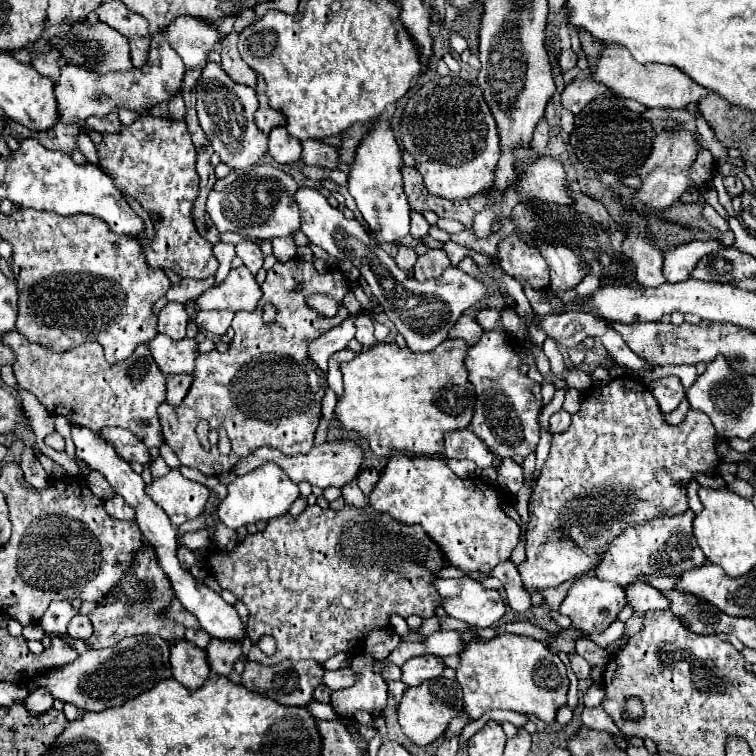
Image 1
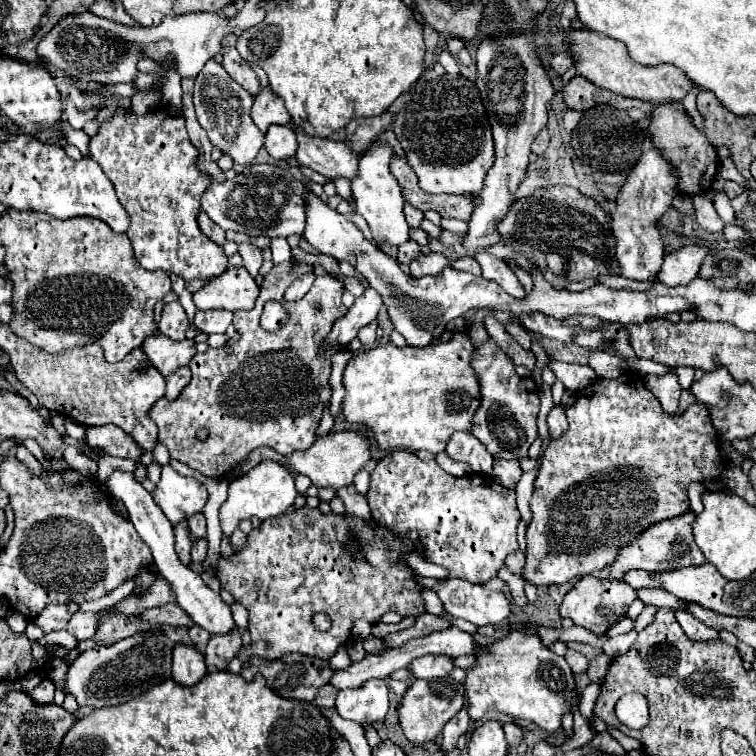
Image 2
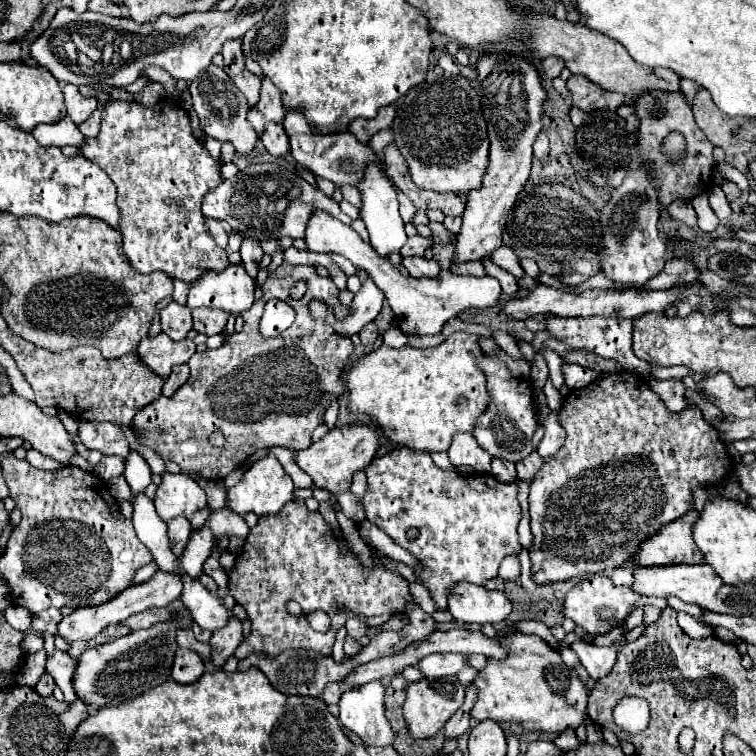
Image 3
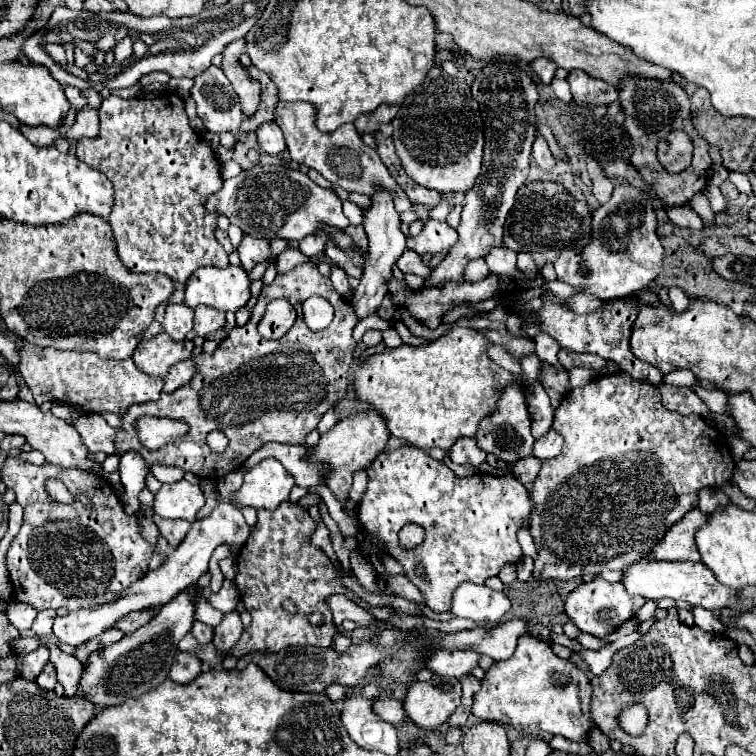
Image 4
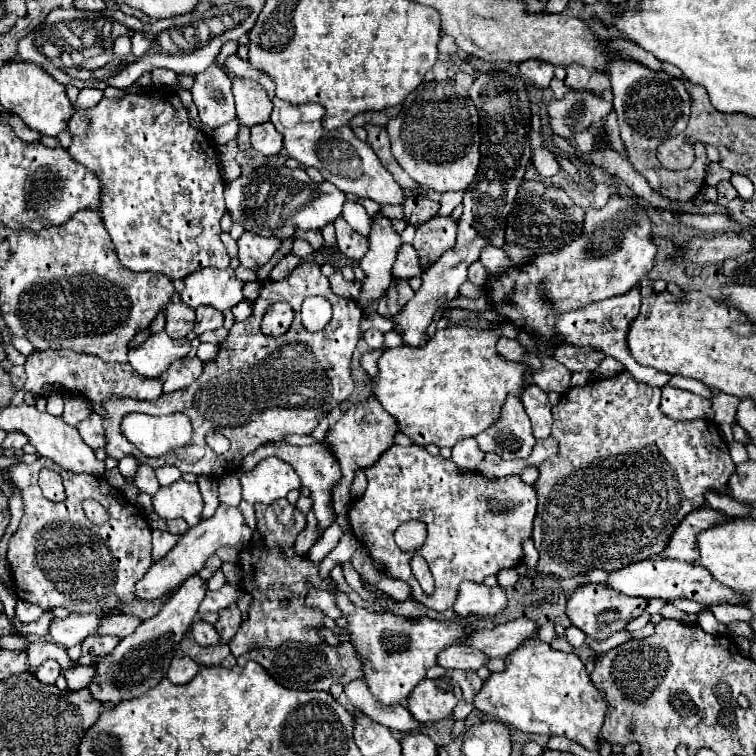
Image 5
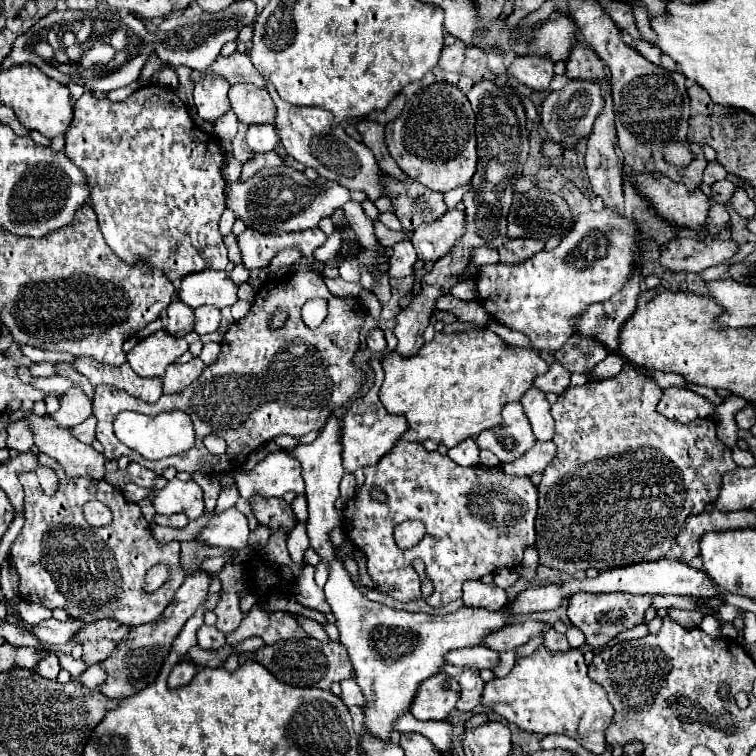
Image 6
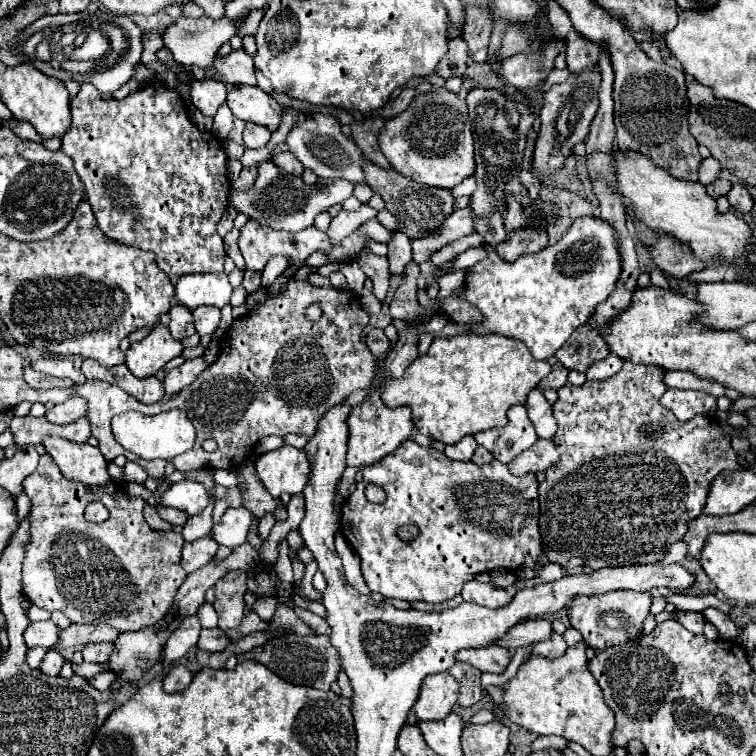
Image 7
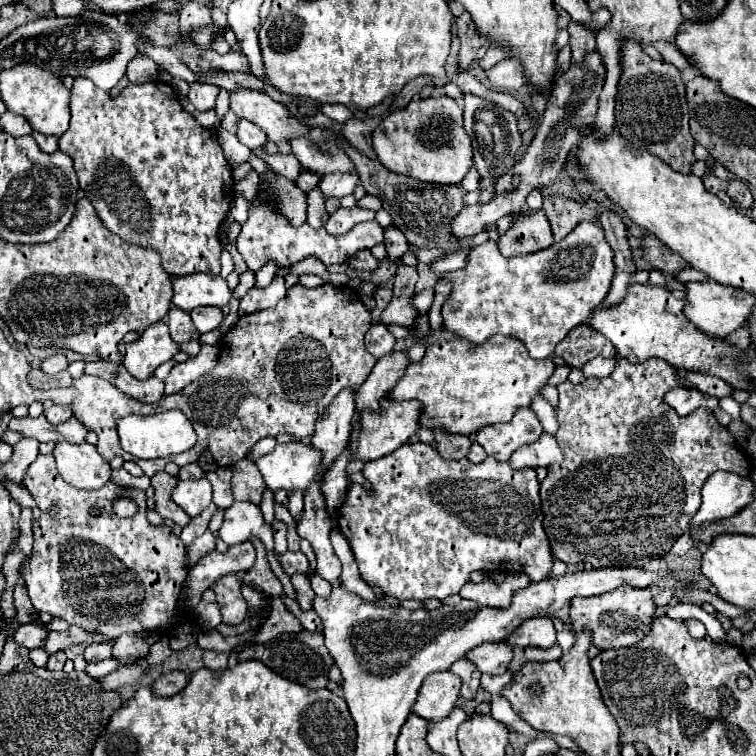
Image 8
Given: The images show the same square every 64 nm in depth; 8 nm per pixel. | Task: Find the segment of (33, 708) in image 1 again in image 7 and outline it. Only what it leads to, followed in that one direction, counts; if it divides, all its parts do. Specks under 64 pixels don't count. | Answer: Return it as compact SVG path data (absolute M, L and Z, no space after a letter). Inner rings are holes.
M48 650L44 662L40 664L40 670L50 674L50 676L56 676L56 674L60 674L62 666L64 666L64 656L60 652L56 652L56 650Z

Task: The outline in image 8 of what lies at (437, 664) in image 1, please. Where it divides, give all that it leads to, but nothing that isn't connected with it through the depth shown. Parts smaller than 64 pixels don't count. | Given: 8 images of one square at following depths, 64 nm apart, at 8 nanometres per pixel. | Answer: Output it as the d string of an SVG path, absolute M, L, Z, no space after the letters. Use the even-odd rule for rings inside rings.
M486 642L486 644L480 644L478 648L470 650L466 654L466 658L472 660L480 672L504 674L506 666L512 660L512 654L514 654L514 646L512 644L506 644L506 642L490 644L490 642Z

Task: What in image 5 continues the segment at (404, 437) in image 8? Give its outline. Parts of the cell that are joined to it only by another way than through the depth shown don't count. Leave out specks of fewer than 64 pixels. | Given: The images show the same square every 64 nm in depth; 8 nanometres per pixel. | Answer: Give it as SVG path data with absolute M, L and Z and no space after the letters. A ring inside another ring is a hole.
M382 346L382 348L378 348L378 350L372 350L370 352L367 352L363 354L361 357L360 363L361 366L373 377L378 376L378 366L377 366L377 360L378 358L383 354L385 347ZM370 396L364 402L352 404L346 414L340 418L340 422L336 422L328 434L326 434L326 442L330 444L332 452L336 454L340 468L342 468L342 480L340 484L334 488L334 510L338 514L346 514L346 508L350 504L350 484L352 484L352 476L358 468L366 468L372 466L394 442L394 436L398 434L398 422L386 412L382 410L382 404L376 400L376 396Z

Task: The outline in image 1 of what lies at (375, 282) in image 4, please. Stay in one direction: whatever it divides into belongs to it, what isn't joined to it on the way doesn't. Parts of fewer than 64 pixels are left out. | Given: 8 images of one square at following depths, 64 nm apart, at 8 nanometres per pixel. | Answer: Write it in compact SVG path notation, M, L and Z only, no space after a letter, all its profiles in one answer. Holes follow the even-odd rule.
M378 118L370 134L360 142L356 150L356 158L348 174L348 192L356 200L356 206L364 216L364 220L368 222L372 234L376 238L382 238L384 242L402 240L404 236L408 236L408 228L410 228L410 206L402 190L402 176L398 174L400 166L402 166L402 156L392 136L390 122ZM360 306L360 310L356 312L356 314L348 314L348 318L342 322L342 324L338 324L336 328L332 328L332 330L328 330L326 334L322 334L320 338L316 338L312 344L310 344L310 348L308 348L308 352L310 352L310 358L318 364L318 368L326 374L328 372L328 358L334 354L334 352L338 352L338 350L344 350L346 346L348 346L348 342L354 338L354 334L356 334L356 318L358 316L368 316L368 318L372 318L374 316L374 312L370 310L370 308L366 308L366 306Z

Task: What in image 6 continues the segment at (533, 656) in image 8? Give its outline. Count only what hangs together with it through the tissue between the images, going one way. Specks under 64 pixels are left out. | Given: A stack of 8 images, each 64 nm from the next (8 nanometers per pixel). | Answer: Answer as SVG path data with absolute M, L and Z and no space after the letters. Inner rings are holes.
M548 628L544 632L544 646L550 652L566 652L566 650L570 650L570 644L568 644L566 636L564 634L558 634L554 628Z

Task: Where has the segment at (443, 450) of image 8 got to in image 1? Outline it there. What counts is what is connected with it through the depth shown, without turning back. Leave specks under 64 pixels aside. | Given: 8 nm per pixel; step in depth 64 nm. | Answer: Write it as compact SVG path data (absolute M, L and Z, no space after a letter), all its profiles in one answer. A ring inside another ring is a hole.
M454 430L446 434L444 456L456 460L472 460L480 470L492 466L492 452L472 430Z

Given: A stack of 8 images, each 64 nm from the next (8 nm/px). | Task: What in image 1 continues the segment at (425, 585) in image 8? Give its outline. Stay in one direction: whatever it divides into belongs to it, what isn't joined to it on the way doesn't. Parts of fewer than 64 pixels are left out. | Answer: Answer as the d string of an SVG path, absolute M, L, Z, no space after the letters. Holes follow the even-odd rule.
M406 454L390 456L388 464L378 472L378 482L368 502L376 512L384 512L402 524L420 524L424 532L432 538L432 542L438 546L446 564L466 574L480 572L488 576L496 564L510 558L512 550L520 542L518 524L504 512L504 504L508 502L508 496L480 476L458 478L442 462L442 458L436 456L406 456Z

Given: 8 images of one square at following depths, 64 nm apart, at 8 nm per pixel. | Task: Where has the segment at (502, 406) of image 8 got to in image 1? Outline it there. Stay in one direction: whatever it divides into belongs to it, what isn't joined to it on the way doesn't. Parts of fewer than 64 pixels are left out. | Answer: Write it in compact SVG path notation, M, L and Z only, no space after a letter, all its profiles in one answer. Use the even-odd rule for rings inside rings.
M454 338L454 340L444 340L440 346L436 346L434 350L430 352L412 352L410 348L398 348L396 344L374 344L370 346L368 350L356 354L354 360L346 362L340 366L342 370L342 378L344 378L344 394L338 398L338 404L336 404L336 416L338 420L342 422L342 426L346 430L358 430L364 438L368 438L370 442L370 448L372 452L378 456L378 458L388 458L392 456L392 452L410 452L410 454L426 454L426 456L438 456L442 454L442 448L444 448L444 434L450 432L450 430L460 430L460 428L468 428L470 426L470 420L474 416L474 402L476 402L476 392L474 392L474 386L472 382L468 380L468 370L466 370L466 352L468 352L468 344L466 340L462 338Z

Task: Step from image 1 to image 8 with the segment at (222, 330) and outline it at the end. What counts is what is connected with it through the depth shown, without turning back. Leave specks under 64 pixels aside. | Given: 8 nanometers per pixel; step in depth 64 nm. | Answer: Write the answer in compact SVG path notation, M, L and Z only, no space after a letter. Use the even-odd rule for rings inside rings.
M202 306L202 308L194 308L190 312L190 316L192 316L194 326L198 328L198 332L204 334L204 332L210 332L210 330L218 328L224 314L218 306Z

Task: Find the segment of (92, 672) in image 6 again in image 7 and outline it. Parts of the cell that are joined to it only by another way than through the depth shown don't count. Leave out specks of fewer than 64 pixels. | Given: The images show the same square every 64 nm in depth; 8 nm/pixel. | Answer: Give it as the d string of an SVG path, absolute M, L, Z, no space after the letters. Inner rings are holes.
M112 670L102 672L102 674L94 676L94 678L90 678L90 682L94 684L94 688L98 688L98 690L110 690L116 680L118 680L118 676L116 676L116 672L112 672Z

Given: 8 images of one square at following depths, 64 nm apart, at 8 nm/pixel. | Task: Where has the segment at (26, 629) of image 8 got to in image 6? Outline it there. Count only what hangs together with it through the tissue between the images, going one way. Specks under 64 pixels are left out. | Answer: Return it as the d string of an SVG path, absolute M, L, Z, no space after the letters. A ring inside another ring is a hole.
M54 618L44 620L36 626L32 626L34 638L44 646L44 648L54 648L60 644L66 644L78 628L82 628L84 622L80 620L68 620L68 622L58 622Z

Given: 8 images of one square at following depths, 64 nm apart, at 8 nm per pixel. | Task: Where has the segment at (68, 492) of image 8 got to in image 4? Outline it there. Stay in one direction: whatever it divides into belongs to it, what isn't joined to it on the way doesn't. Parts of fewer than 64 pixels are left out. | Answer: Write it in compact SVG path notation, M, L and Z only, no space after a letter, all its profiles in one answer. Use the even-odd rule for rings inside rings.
M8 458L2 468L2 482L16 492L16 502L24 508L22 528L12 540L10 550L6 554L6 566L14 586L14 600L28 602L36 610L60 608L60 606L68 610L94 608L98 604L114 600L114 596L120 596L136 578L142 578L146 574L152 548L150 542L142 536L138 514L128 514L124 510L124 504L120 502L118 494L104 476L78 472L76 468L58 468L54 464L36 466L22 458ZM50 476L60 478L66 484L68 492L76 496L74 502L58 504L50 500L50 496L44 492L44 480ZM80 496L90 498L94 508L88 510L78 500Z

